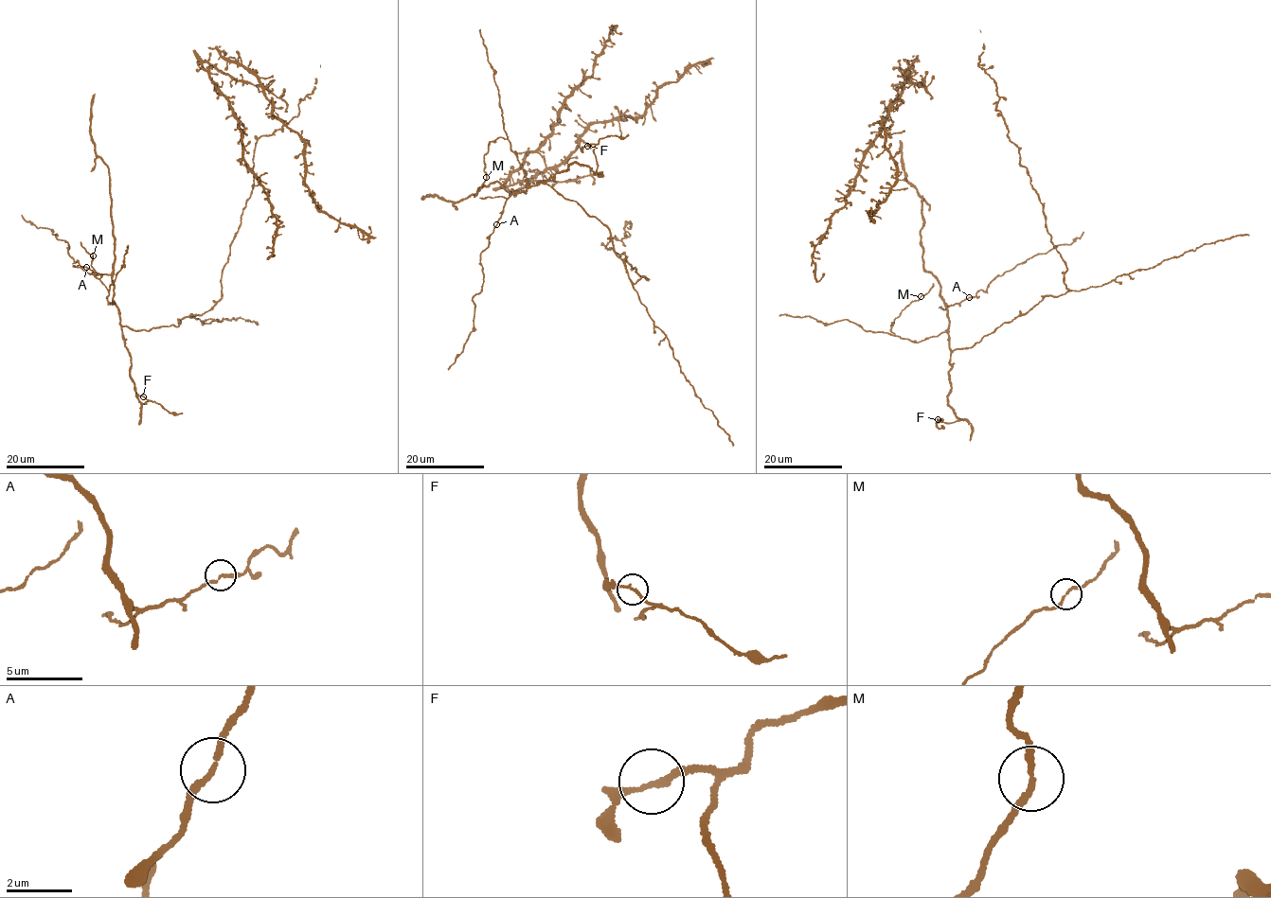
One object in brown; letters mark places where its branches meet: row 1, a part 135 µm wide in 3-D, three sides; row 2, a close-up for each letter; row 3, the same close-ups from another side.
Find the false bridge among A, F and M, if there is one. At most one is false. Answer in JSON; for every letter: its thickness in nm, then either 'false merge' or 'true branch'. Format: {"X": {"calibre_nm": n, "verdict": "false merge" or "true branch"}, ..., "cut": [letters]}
{"A": {"calibre_nm": 180, "verdict": "true branch"}, "F": {"calibre_nm": 180, "verdict": "true branch"}, "M": {"calibre_nm": 170, "verdict": "true branch"}, "cut": []}

